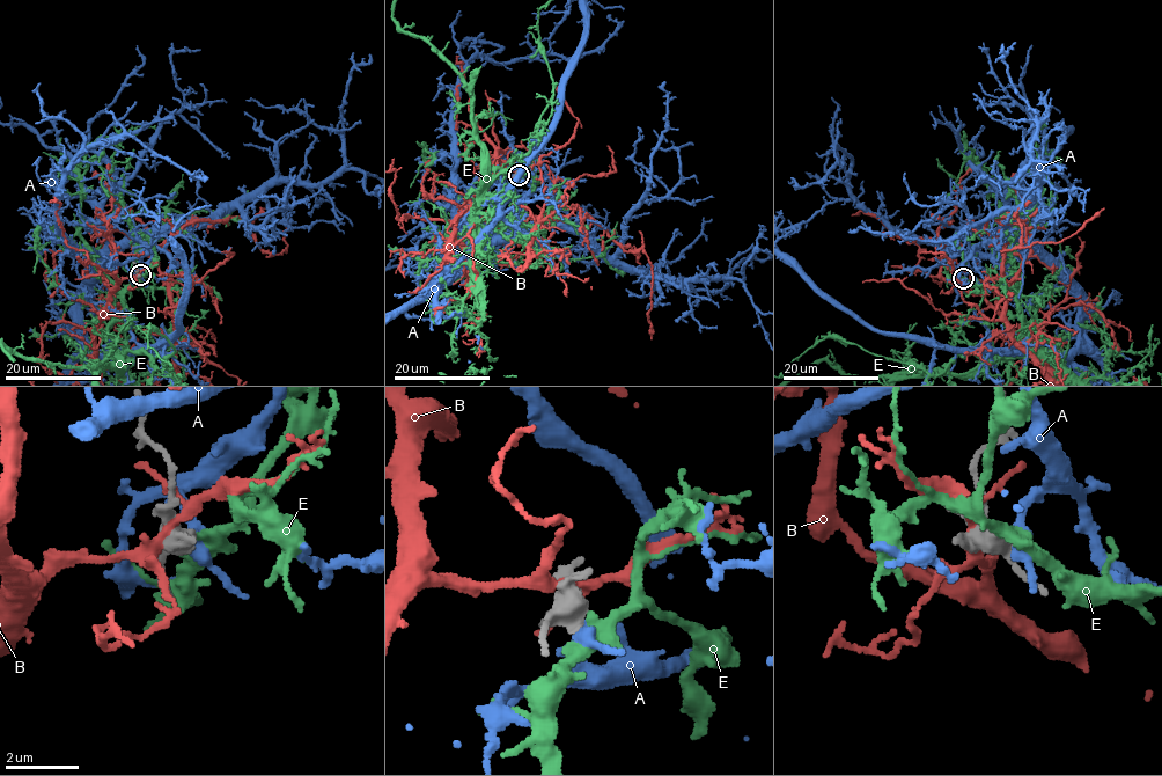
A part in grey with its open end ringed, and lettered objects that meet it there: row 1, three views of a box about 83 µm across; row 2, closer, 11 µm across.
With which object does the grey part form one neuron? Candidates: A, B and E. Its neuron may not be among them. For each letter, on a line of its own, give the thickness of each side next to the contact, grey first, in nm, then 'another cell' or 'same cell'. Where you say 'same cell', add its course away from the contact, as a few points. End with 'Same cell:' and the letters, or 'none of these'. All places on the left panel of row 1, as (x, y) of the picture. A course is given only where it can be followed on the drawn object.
A: calibres 360 and 360 nm; another cell
B: calibres 400 and 240 nm; another cell
E: calibres 400 and 240 nm; same cell
Same cell: E

